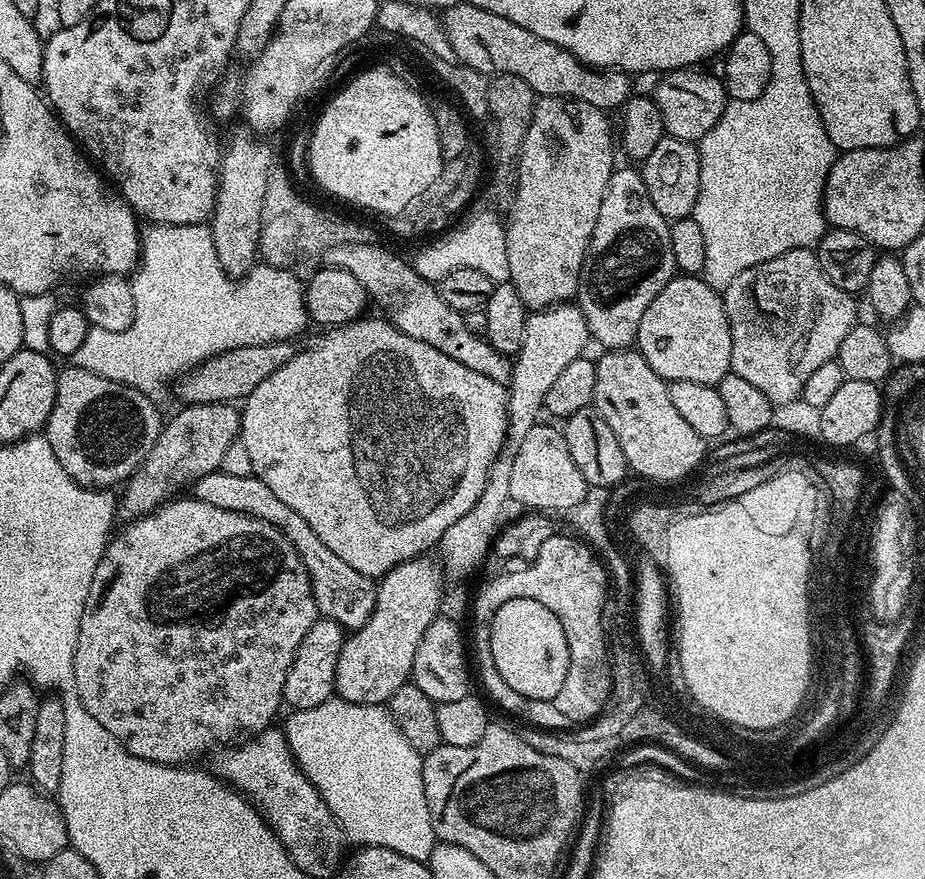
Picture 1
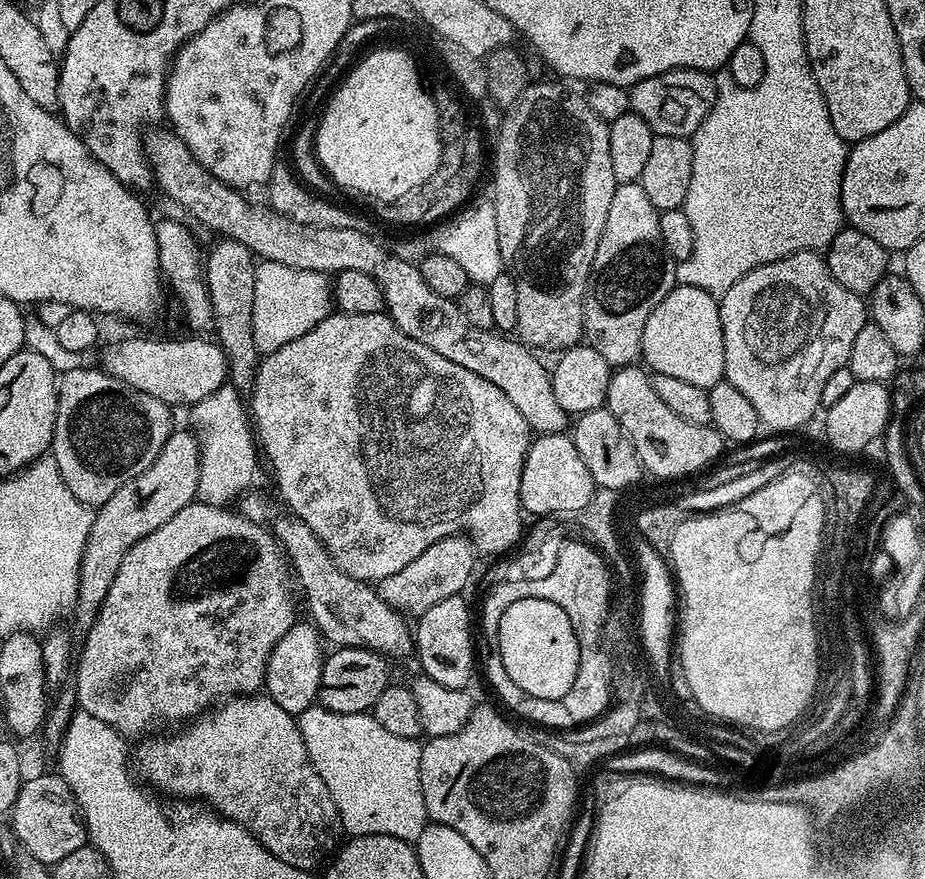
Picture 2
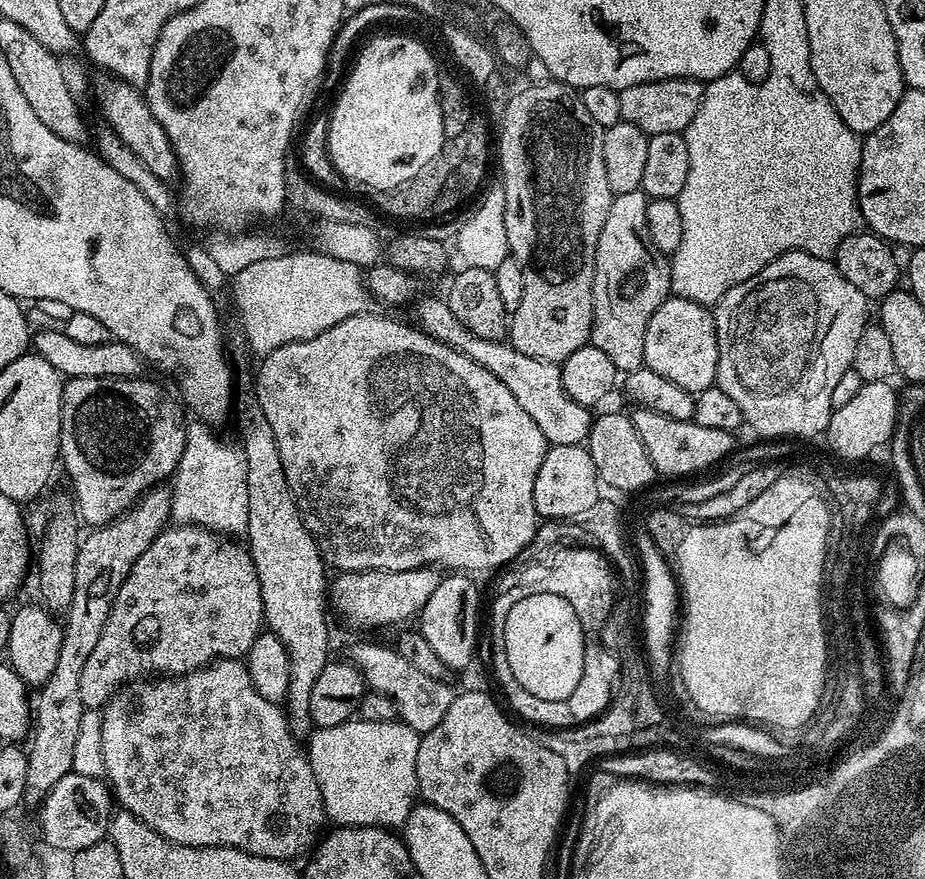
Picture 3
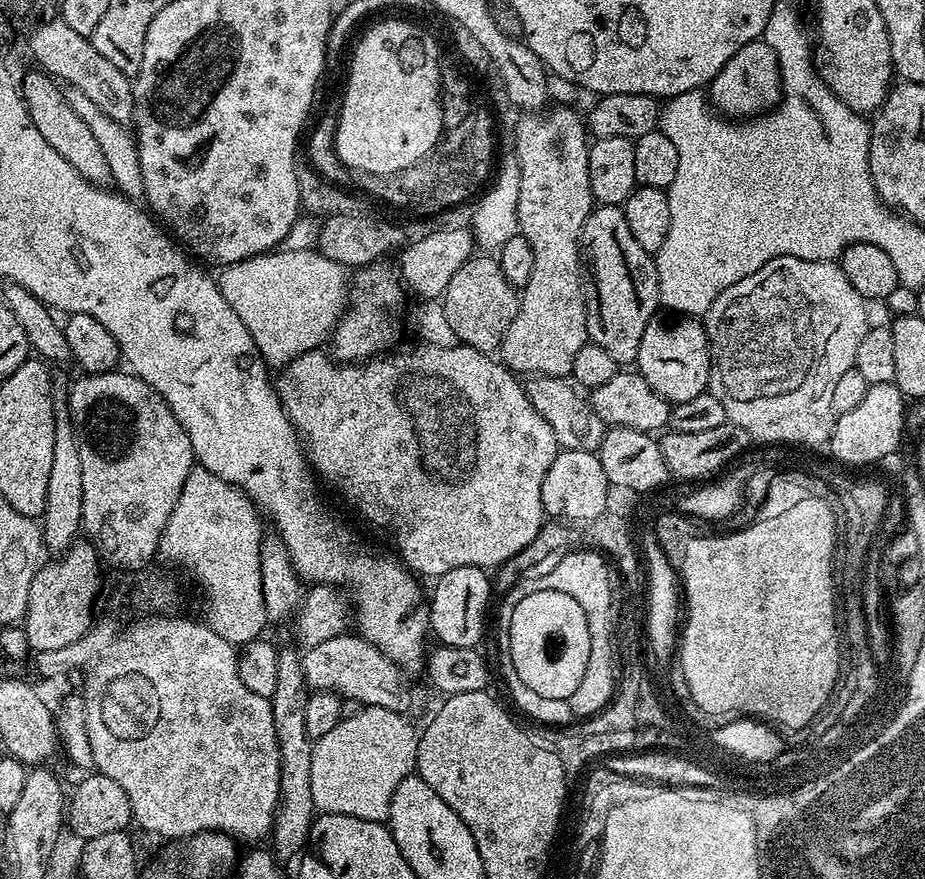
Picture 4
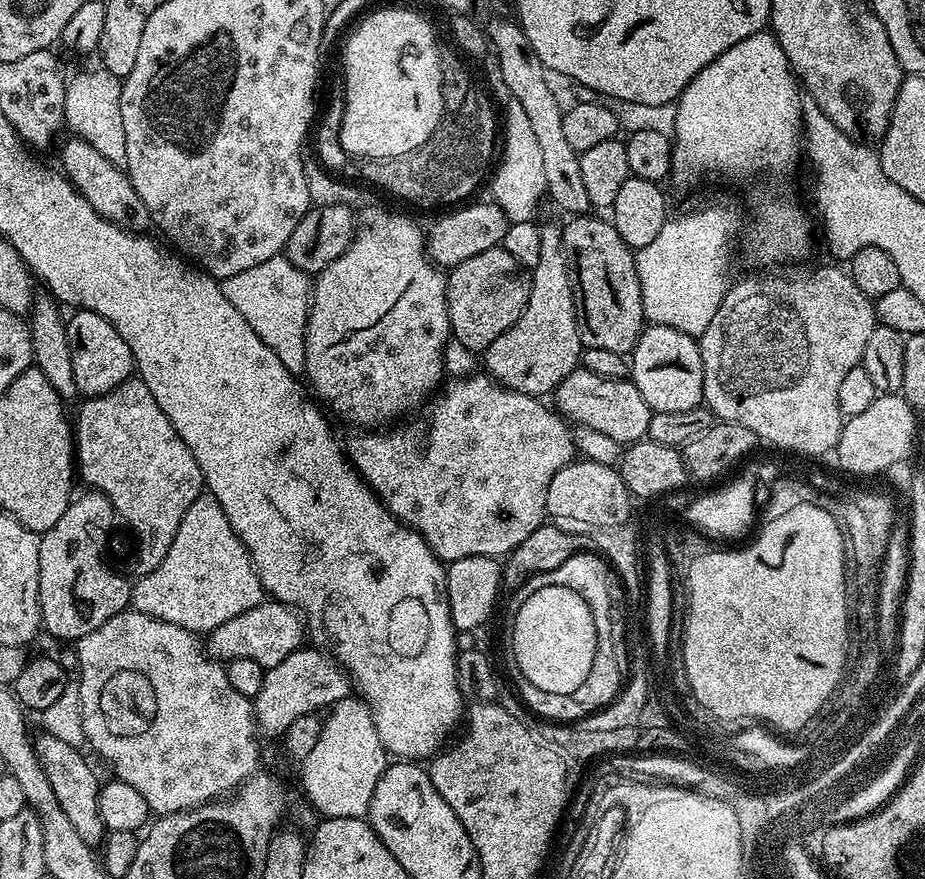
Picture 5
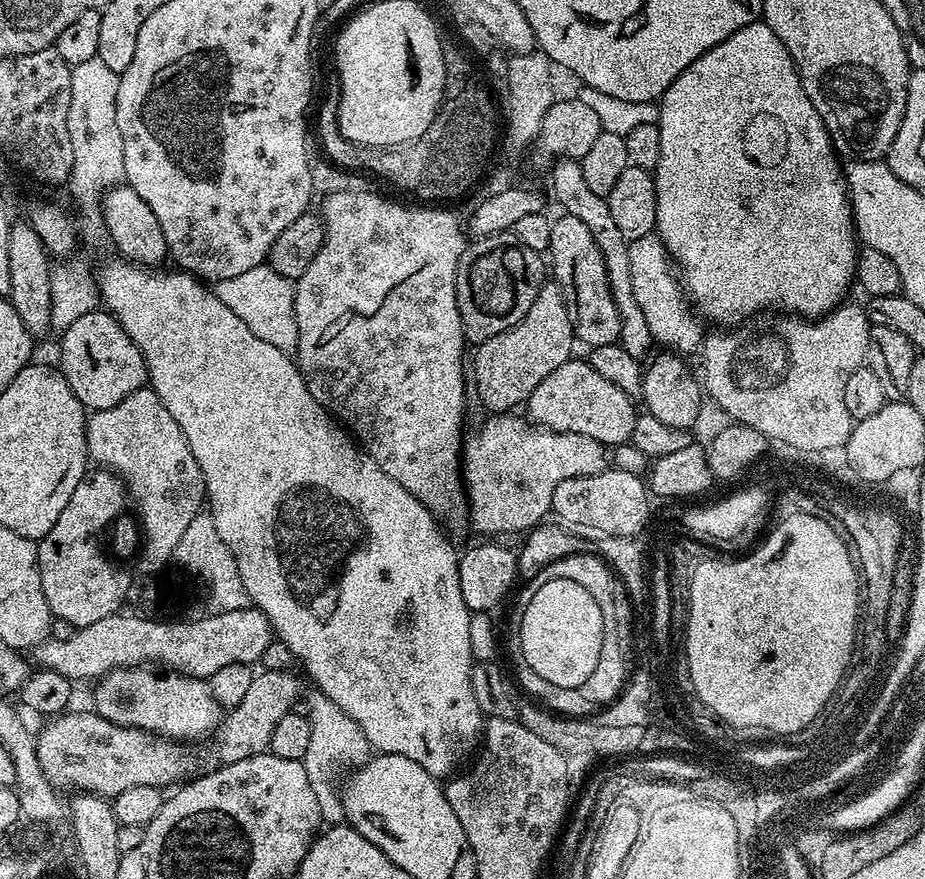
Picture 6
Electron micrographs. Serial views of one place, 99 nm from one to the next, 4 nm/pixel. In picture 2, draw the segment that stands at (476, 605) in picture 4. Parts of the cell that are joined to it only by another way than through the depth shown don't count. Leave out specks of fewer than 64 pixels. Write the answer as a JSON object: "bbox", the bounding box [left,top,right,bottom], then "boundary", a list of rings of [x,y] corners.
{"bbox":[414,595,472,689],"boundary":[[[463,595],[442,598],[442,602],[430,606],[414,624],[414,656],[420,659],[419,671],[447,688],[467,689],[472,680],[472,616],[464,599]]]}

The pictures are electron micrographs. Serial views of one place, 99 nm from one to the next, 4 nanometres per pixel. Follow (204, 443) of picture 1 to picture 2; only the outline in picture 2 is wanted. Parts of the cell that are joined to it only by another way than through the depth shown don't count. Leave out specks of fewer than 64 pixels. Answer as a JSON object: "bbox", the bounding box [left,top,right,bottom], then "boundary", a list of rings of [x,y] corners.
{"bbox":[74,430,200,630],"boundary":[[[174,430],[168,435],[158,458],[154,458],[150,470],[142,470],[138,478],[130,478],[130,482],[114,490],[108,501],[95,509],[80,563],[74,609],[80,630],[87,630],[96,621],[98,610],[110,590],[110,582],[114,582],[114,574],[118,574],[118,566],[122,566],[122,558],[126,558],[129,550],[197,499],[199,466],[200,446],[196,436],[188,430]]]}

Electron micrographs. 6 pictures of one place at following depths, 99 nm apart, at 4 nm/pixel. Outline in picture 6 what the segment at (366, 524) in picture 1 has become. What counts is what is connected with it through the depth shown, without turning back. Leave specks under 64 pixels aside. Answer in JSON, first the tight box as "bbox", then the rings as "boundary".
{"bbox":[462,414,610,538],"boundary":[[[520,414],[489,415],[489,420],[462,444],[462,475],[470,524],[484,538],[495,537],[495,532],[527,533],[541,523],[540,504],[551,505],[558,482],[602,474],[610,466],[609,449],[594,438],[552,432],[516,415]]]}

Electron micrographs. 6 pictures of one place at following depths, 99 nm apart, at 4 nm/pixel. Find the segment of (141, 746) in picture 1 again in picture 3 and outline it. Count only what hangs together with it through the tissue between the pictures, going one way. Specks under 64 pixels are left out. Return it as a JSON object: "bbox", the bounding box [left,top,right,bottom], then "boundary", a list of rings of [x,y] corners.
{"bbox":[78,524,265,709],"boundary":[[[182,524],[165,527],[164,531],[158,533],[154,538],[154,542],[150,542],[150,546],[146,546],[146,554],[142,554],[138,558],[138,562],[134,562],[126,582],[122,582],[122,586],[118,590],[118,598],[114,598],[110,618],[106,618],[106,626],[102,626],[102,638],[98,638],[94,650],[90,650],[90,658],[86,658],[86,666],[82,666],[82,679],[78,682],[78,694],[82,694],[85,709],[103,709],[114,693],[123,688],[125,684],[151,677],[153,674],[163,674],[165,677],[175,678],[184,675],[185,672],[193,672],[196,668],[203,668],[204,665],[211,664],[213,660],[239,660],[247,657],[248,651],[254,646],[254,642],[260,637],[261,631],[265,627],[264,606],[258,574],[252,561],[252,553],[241,541],[239,544],[238,540],[198,525]]]}

